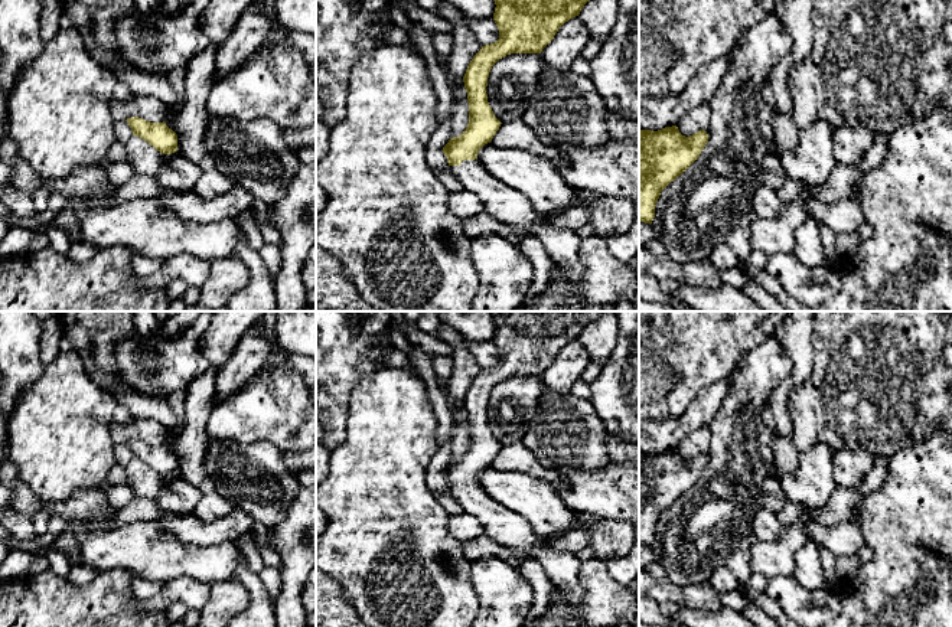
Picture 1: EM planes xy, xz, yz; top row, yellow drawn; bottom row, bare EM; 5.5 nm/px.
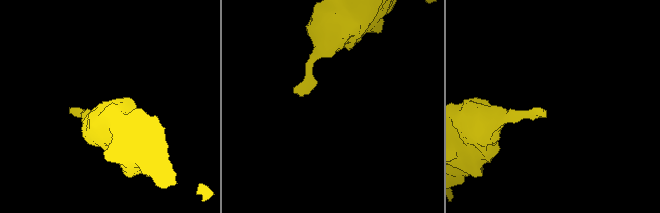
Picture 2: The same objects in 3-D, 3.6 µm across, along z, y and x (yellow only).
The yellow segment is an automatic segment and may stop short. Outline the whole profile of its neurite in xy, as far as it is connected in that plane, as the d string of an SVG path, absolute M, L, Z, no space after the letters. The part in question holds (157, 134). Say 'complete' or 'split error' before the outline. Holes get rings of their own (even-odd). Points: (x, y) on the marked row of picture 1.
complete | M138 117L125 120L137 135L153 146L162 154L172 154L177 151L177 135L170 130L166 123L150 123Z

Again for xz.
split error | M495 0L493 20L499 30L499 39L495 43L485 45L470 61L463 76L469 102L469 124L459 135L449 140L443 147L450 172L462 183L463 189L475 193L483 203L485 212L496 221L509 226L522 226L529 235L535 236L545 248L552 264L564 271L564 278L574 291L580 290L583 267L578 261L580 236L574 229L558 228L545 222L545 216L532 208L531 200L508 187L505 183L492 177L477 159L479 150L492 141L501 127L488 102L488 78L492 66L511 53L541 53L542 49L554 39L558 29L570 19L580 14L584 4L590 0Z

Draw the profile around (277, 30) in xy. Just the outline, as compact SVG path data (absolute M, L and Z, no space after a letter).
M273 17L271 19L271 26L270 26L270 30L268 30L268 36L260 45L260 48L257 49L257 52L260 49L271 49L271 48L274 48L280 42L280 39L284 36L284 33L286 33L284 26L276 17Z

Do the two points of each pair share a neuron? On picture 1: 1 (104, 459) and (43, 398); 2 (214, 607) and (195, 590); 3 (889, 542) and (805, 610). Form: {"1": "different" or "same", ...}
{"1": "same", "2": "different", "3": "same"}

